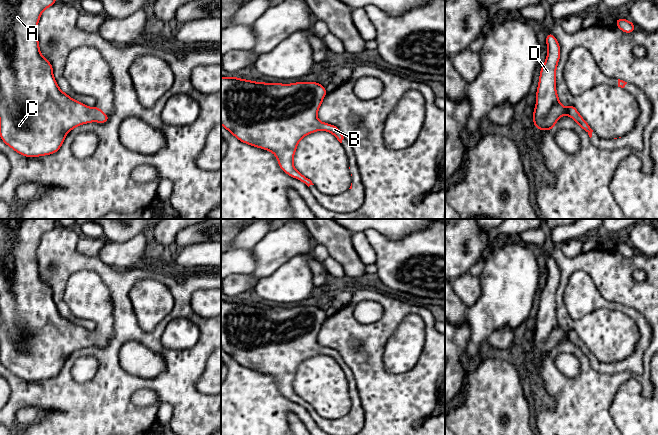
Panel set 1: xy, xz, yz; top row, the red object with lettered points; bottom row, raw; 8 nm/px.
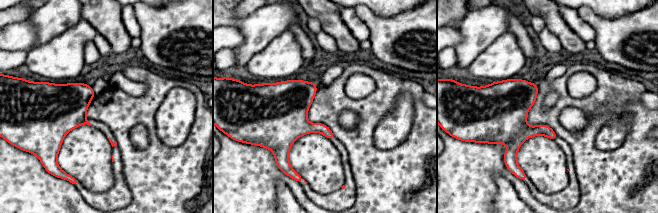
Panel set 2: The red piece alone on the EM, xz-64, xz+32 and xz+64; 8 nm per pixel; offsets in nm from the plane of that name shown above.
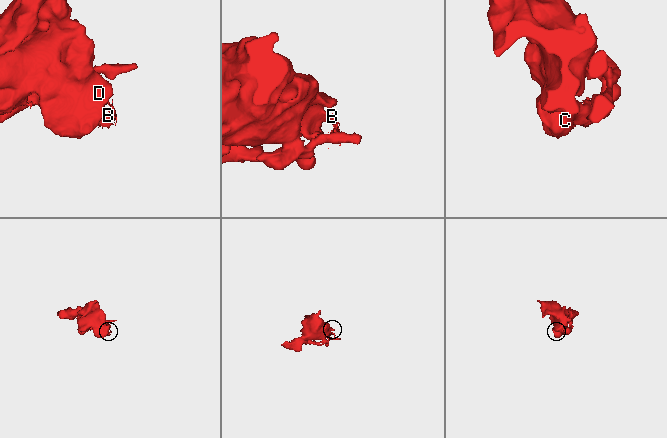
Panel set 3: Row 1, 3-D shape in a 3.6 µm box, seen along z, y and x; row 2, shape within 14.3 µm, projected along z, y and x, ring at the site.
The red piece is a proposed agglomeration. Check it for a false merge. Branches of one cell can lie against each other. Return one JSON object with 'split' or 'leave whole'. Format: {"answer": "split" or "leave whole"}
{"answer": "leave whole"}

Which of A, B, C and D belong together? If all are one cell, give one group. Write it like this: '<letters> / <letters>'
A B C D

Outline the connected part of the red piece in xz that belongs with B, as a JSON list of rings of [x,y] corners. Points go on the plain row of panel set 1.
[[[221,300],[221,348],[241,366],[268,374],[276,379],[279,391],[293,402],[314,409],[310,403],[298,396],[293,381],[300,364],[310,357],[322,354],[332,357],[342,367],[340,353],[320,346],[317,337],[327,318],[326,312],[316,306],[292,308],[263,307]]]

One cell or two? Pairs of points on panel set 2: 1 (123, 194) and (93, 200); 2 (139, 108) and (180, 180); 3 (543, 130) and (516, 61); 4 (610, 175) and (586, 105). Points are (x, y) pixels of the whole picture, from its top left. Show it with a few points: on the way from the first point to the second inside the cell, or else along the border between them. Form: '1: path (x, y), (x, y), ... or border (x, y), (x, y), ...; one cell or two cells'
1: path (116, 197), (110, 200), (100, 200); one cell
2: path (151, 126), (156, 156), (162, 162); one cell
3: border (512, 77), (499, 81); two cells
4: path (593, 158), (589, 154), (589, 132), (593, 122); one cell

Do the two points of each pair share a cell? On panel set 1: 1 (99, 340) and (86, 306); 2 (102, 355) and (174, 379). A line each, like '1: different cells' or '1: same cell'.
1: same cell
2: same cell

